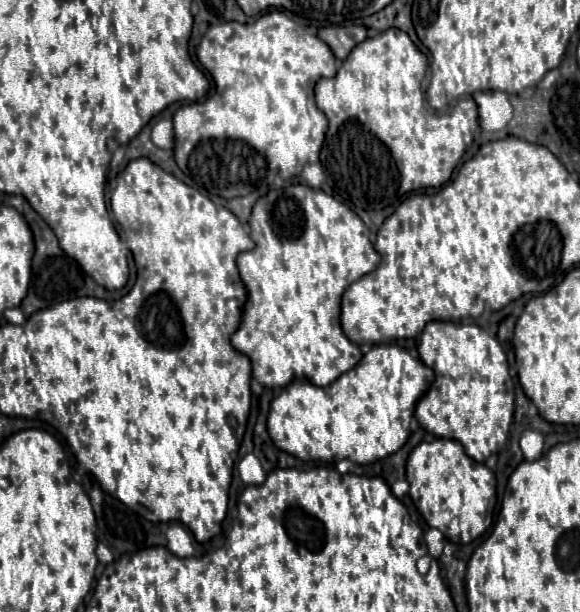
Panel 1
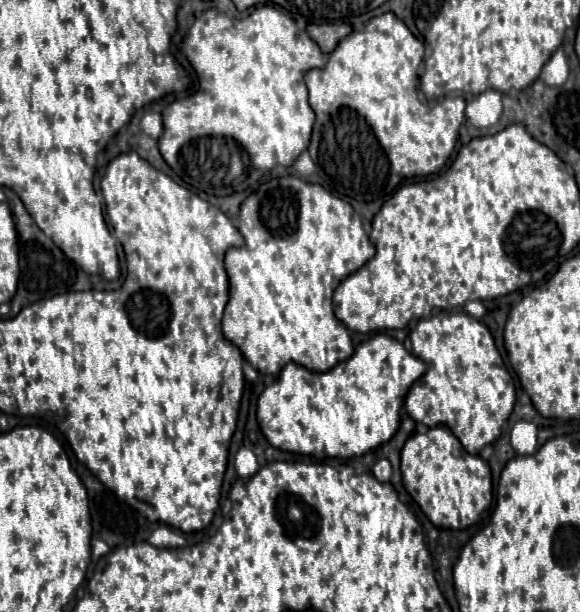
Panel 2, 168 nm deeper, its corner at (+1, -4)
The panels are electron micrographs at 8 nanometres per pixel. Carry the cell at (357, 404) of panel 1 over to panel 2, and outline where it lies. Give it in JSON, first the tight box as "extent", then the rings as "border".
{"extent":[256,332,426,458],"border":[[[380,332],[360,342],[348,360],[324,374],[294,362],[286,364],[260,394],[256,418],[266,440],[280,450],[316,458],[362,456],[394,436],[404,396],[422,372],[426,372],[422,360]]]}

